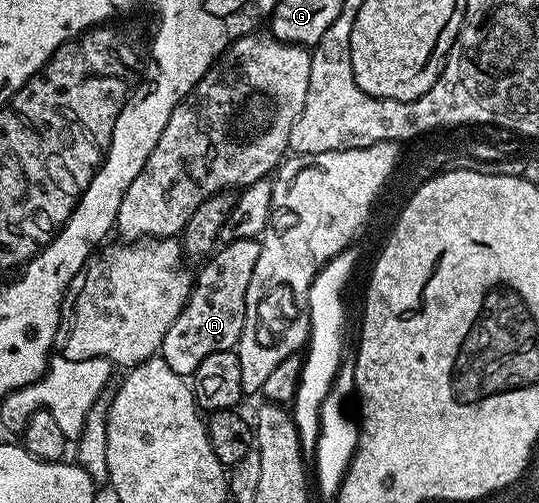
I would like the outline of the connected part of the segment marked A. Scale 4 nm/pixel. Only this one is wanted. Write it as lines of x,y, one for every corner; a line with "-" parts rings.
259,239
235,240
213,251
210,258
203,261
204,269
195,273
192,292
188,296
186,306
180,311
178,318
174,318
170,330
166,330
166,338
162,338
159,355
166,362
166,366
174,370
174,374
191,377
198,370
202,358
210,358
210,354
215,352
231,352
235,349
246,318
246,290
250,286
250,274
254,274
254,262
258,262
259,253

